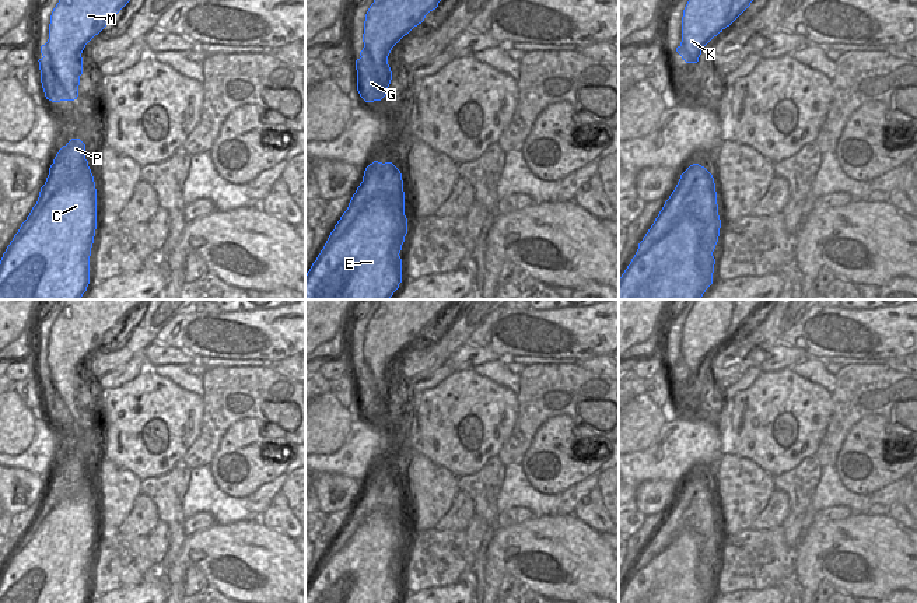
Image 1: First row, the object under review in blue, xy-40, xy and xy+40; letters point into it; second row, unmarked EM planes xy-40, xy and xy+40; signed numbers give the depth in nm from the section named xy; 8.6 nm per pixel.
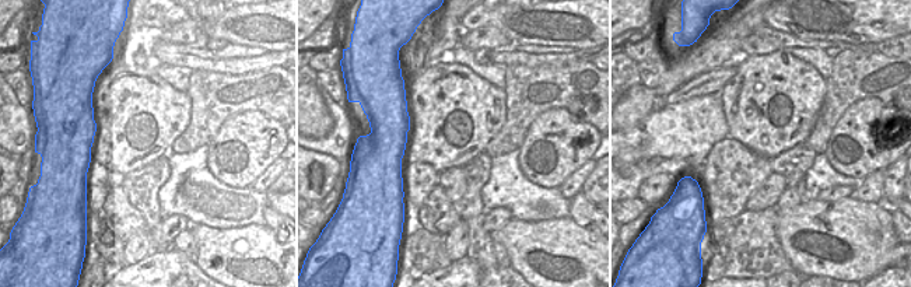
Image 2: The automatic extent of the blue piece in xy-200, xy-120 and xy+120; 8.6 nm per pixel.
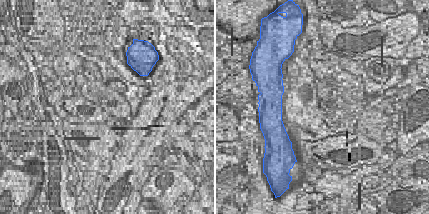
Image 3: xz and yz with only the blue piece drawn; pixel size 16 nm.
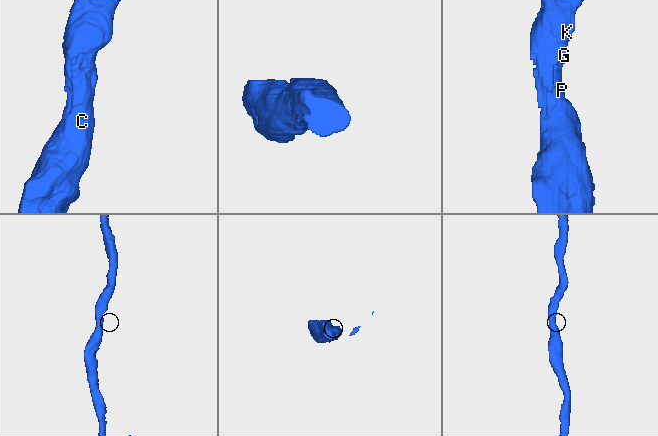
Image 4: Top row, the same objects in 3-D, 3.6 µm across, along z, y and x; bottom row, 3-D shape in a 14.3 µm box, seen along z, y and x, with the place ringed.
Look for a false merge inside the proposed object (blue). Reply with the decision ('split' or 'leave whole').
leave whole

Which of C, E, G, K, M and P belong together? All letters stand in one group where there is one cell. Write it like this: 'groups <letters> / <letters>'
groups C E G K M P

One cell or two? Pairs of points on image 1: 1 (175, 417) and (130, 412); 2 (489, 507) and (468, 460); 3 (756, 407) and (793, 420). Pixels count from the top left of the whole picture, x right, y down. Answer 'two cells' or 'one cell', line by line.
1: one cell
2: two cells
3: one cell

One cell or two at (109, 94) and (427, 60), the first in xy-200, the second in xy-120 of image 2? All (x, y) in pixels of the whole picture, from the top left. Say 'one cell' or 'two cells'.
two cells

